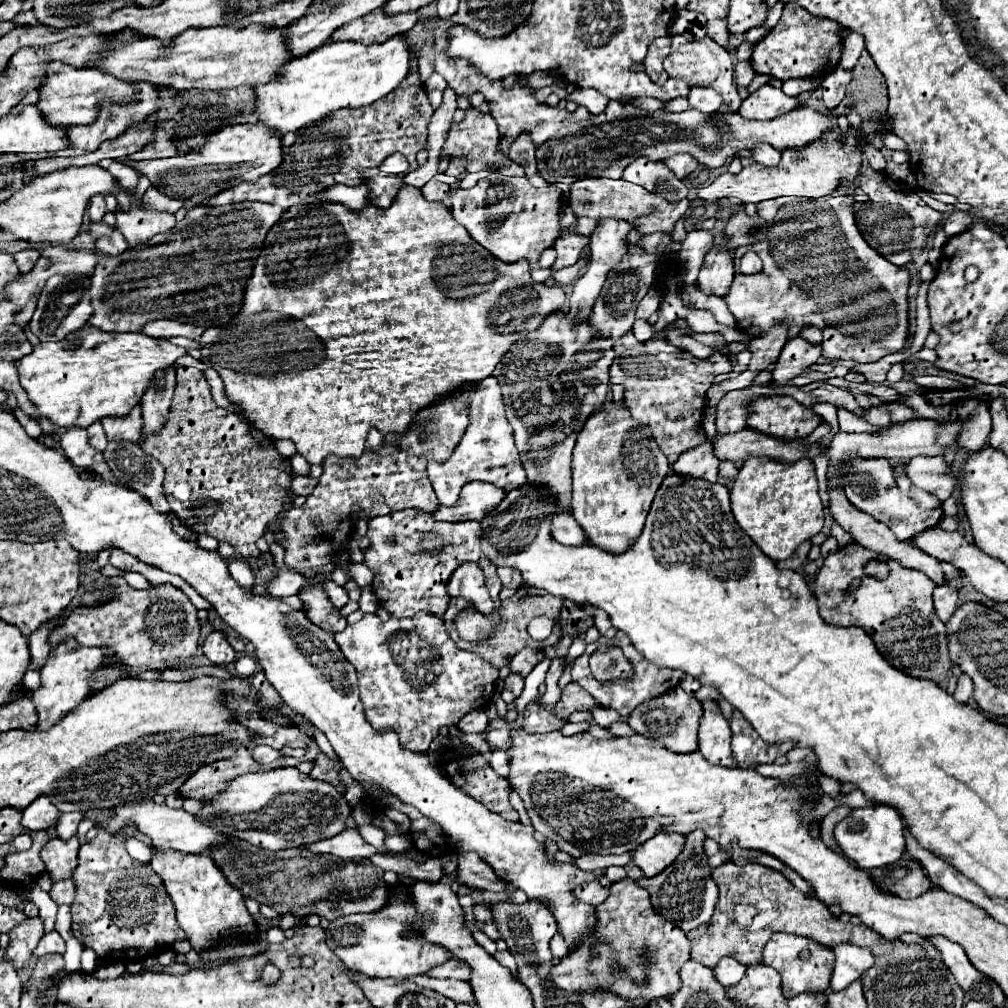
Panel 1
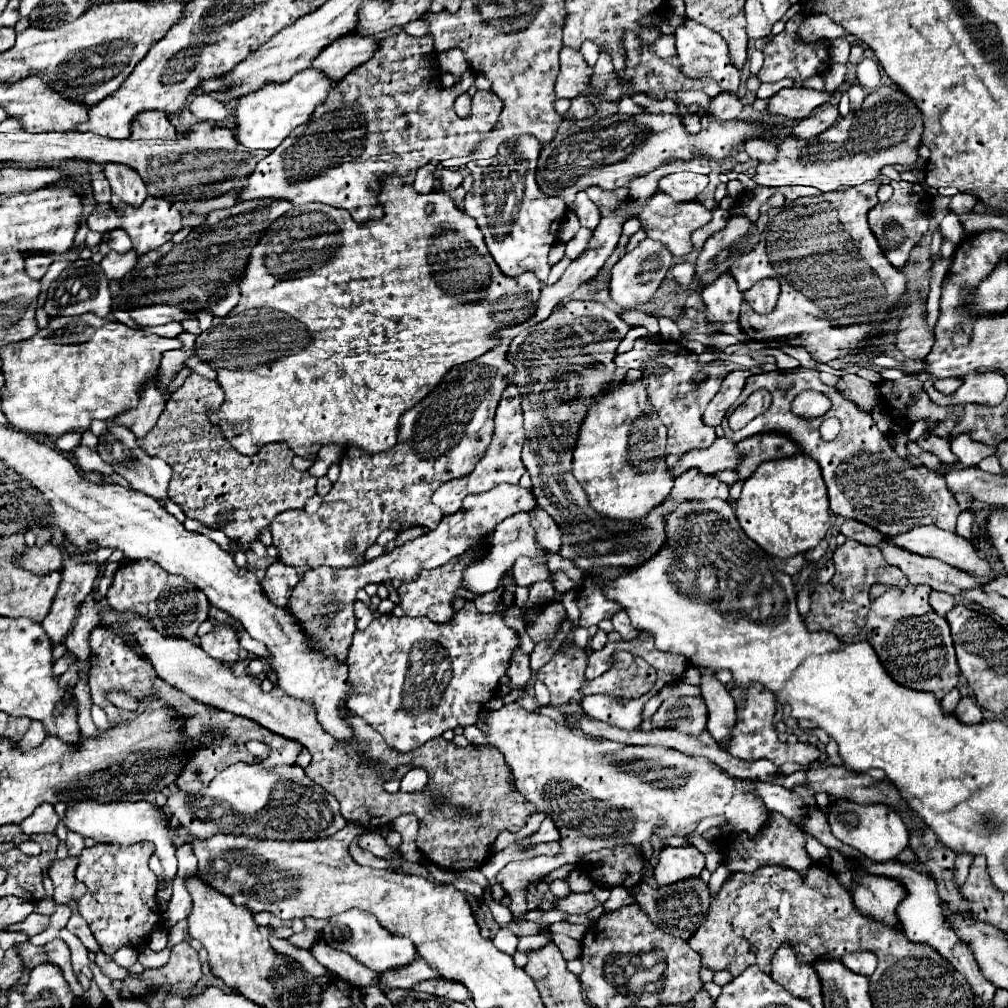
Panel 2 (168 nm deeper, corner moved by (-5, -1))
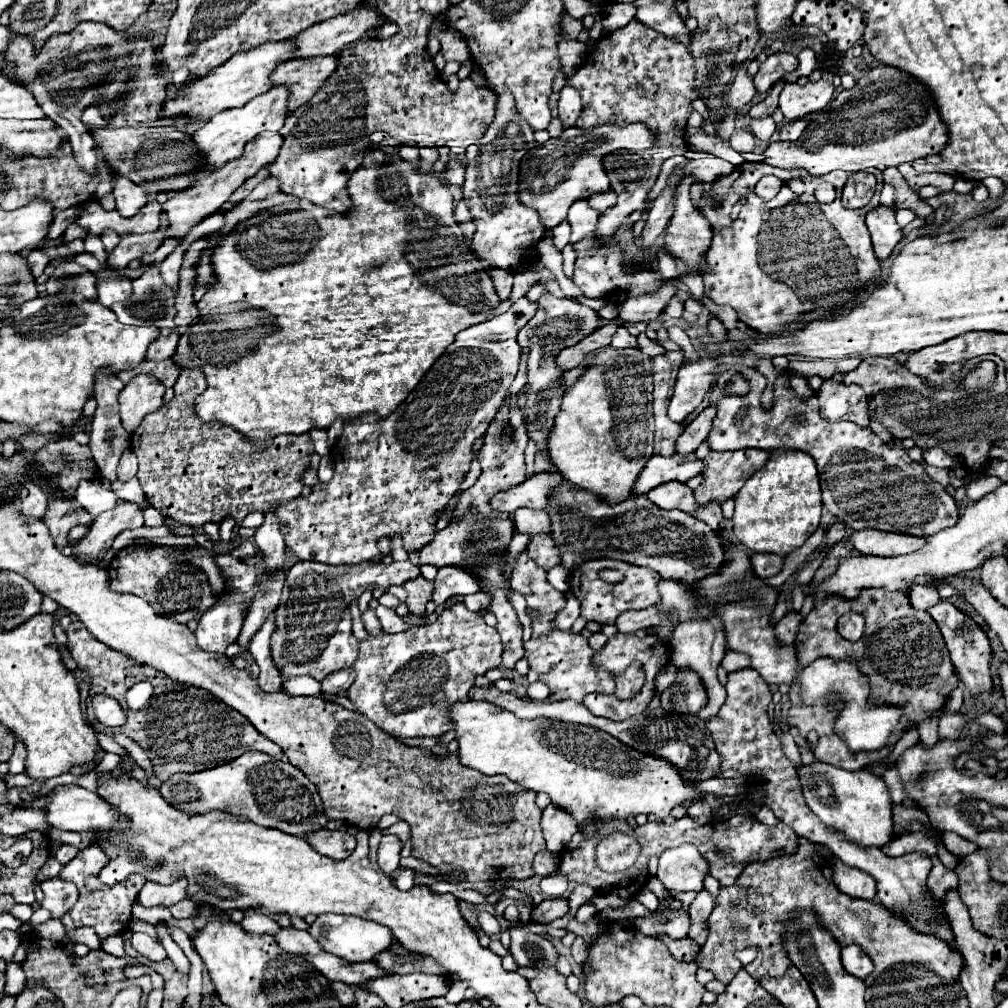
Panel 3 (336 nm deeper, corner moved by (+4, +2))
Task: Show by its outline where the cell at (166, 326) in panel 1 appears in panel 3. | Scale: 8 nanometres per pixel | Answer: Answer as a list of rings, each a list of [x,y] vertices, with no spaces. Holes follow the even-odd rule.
[[[101,278],[97,282],[99,302],[111,308],[115,302],[125,302],[131,298],[131,282],[127,278]]]

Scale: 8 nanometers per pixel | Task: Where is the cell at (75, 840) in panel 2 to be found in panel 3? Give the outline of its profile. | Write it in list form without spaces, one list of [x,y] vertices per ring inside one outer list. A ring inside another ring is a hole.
[[[63,844],[57,852],[55,852],[55,858],[61,862],[61,864],[67,864],[75,854],[79,852],[77,846],[71,846],[71,844]]]

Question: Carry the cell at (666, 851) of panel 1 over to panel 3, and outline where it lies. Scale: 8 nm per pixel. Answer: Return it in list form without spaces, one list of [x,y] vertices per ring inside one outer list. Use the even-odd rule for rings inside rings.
[[[693,844],[669,848],[659,856],[657,878],[671,892],[703,890],[703,878],[707,872],[709,866]]]

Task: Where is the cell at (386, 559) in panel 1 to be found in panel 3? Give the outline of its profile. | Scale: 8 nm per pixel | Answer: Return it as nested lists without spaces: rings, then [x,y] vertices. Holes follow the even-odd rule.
[[[417,576],[415,580],[409,580],[403,584],[405,592],[407,592],[407,608],[411,614],[423,618],[425,616],[425,606],[431,600],[433,594],[433,580],[427,580],[423,576]]]

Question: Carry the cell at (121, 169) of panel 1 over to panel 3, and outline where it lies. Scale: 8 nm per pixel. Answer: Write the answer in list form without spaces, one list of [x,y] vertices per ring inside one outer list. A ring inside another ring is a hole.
[[[113,172],[111,180],[113,180],[113,196],[117,200],[117,212],[121,212],[121,216],[135,216],[141,210],[141,206],[149,202],[149,196],[143,192],[143,188],[125,178],[123,174]]]

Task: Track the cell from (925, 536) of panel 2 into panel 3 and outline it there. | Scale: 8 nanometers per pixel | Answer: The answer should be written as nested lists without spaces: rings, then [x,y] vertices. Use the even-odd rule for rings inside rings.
[[[859,530],[851,534],[851,544],[865,556],[901,556],[921,550],[927,544],[927,536]]]

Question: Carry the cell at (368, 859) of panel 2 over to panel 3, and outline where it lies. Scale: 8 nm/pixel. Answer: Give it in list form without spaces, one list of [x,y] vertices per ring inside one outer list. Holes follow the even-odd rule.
[[[325,828],[325,830],[315,832],[309,842],[317,852],[333,860],[343,860],[355,850],[355,836],[349,834],[347,830],[327,830]]]

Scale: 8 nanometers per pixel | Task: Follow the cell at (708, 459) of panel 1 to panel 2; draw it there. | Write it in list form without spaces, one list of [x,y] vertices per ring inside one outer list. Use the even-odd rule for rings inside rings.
[[[690,469],[686,475],[680,475],[674,481],[674,487],[662,505],[666,511],[674,511],[674,503],[706,501],[714,497],[728,501],[728,485],[718,481],[714,475],[704,475],[696,469]]]

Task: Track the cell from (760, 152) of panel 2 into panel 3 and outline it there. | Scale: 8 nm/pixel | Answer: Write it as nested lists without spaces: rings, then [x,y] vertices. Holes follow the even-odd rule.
[[[735,130],[735,134],[731,136],[729,144],[731,144],[731,148],[737,150],[737,152],[753,152],[755,136],[753,136],[751,132],[745,132],[745,130]]]

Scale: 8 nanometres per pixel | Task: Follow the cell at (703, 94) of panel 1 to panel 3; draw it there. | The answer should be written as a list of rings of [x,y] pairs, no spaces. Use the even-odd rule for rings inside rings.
[[[741,68],[735,76],[735,82],[731,82],[731,90],[725,94],[725,104],[731,110],[741,110],[745,104],[751,102],[751,98],[757,94],[753,80],[749,78],[747,70]]]

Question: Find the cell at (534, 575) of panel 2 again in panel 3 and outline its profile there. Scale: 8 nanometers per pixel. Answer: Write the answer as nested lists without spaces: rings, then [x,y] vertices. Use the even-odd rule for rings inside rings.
[[[535,536],[529,546],[527,546],[527,556],[531,560],[535,560],[537,566],[541,566],[543,570],[549,570],[557,564],[559,556],[557,550],[553,548],[553,538],[551,536]]]

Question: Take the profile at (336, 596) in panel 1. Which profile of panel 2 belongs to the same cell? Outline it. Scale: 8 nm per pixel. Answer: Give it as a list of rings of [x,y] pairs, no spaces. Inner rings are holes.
[[[356,601],[356,605],[354,605],[354,613],[356,613],[356,625],[358,625],[358,629],[364,629],[374,619],[374,613],[364,603],[360,603],[360,601]]]

